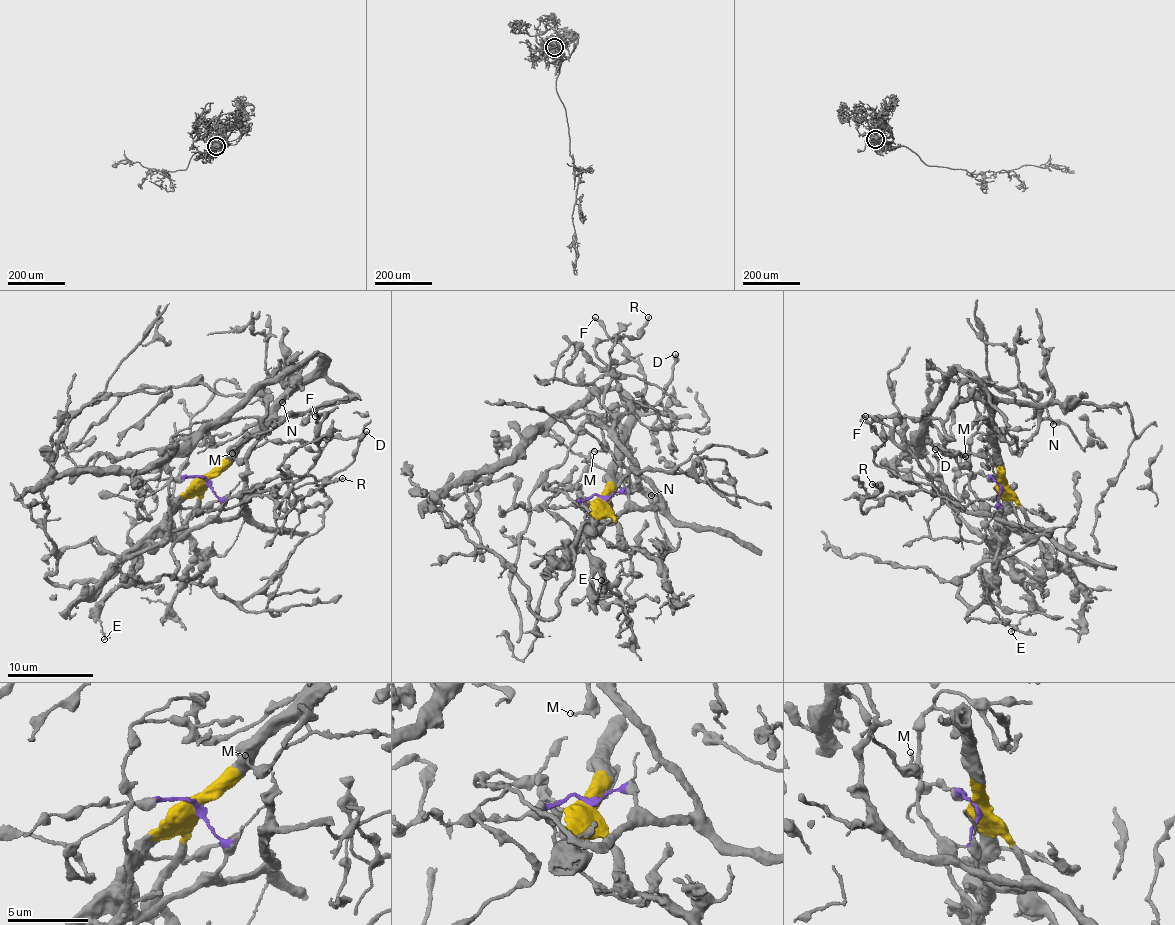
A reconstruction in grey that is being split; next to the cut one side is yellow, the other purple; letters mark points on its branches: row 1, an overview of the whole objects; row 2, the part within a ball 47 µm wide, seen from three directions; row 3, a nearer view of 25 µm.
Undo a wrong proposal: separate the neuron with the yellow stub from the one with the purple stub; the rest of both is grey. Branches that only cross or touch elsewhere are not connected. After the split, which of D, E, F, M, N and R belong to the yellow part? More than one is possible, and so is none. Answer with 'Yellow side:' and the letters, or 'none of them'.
Yellow side: E, N

